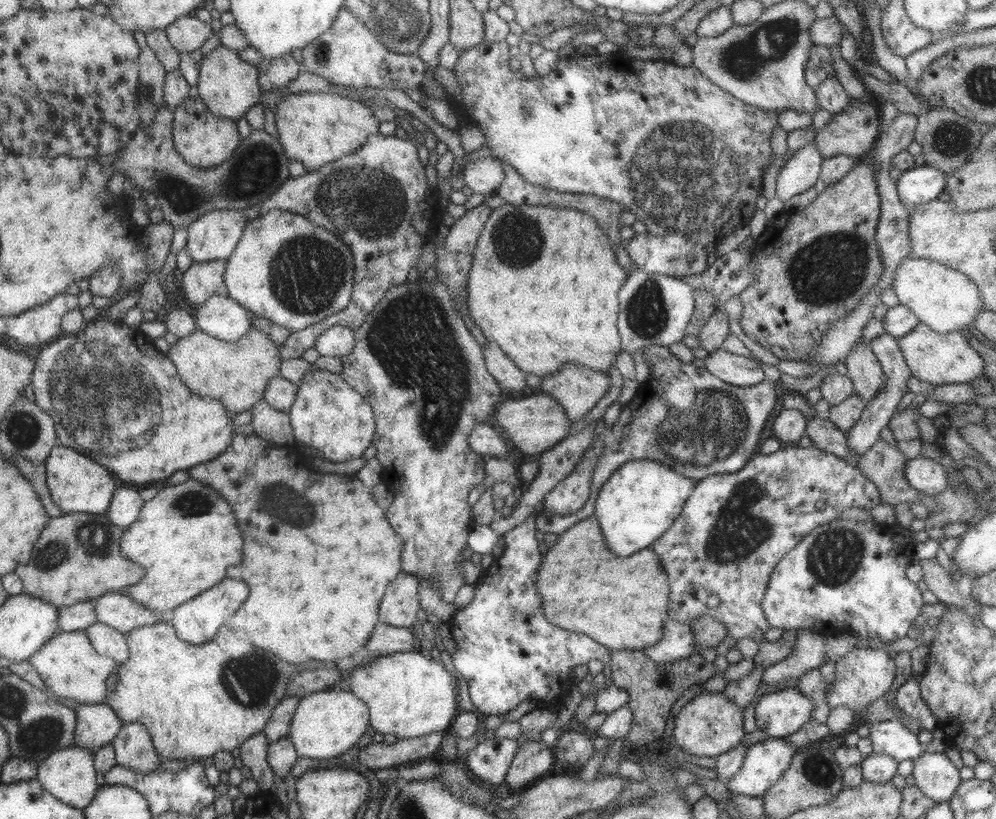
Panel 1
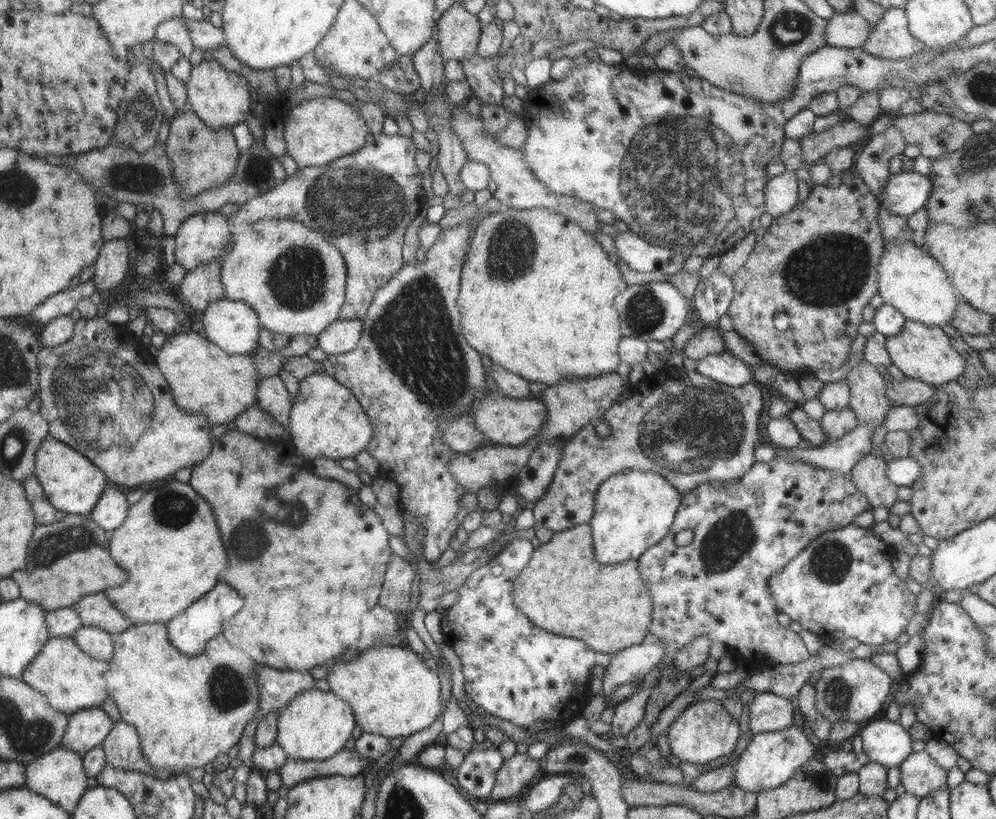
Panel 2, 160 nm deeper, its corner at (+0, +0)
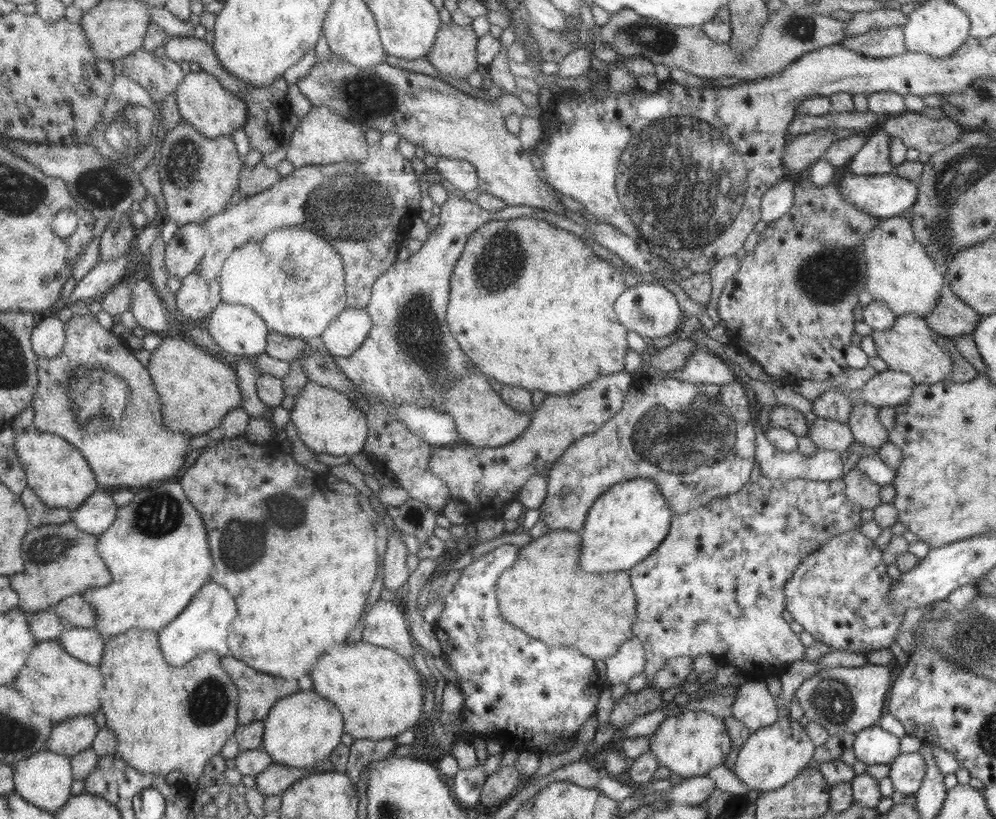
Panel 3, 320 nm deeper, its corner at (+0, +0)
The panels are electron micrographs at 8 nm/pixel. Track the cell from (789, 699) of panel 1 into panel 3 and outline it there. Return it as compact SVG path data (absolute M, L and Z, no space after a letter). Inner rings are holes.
M747 681L737 688L731 716L753 733L774 724L780 716L775 699L768 691L766 681Z

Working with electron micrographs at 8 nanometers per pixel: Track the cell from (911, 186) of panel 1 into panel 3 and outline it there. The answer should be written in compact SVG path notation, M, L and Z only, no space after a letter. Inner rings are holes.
M846 174L839 182L843 199L862 212L879 219L887 219L902 216L904 210L908 210L917 197L917 186L897 175L858 176Z

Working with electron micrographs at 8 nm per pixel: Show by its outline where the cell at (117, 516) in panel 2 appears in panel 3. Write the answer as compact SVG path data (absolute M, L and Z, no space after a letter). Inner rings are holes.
M96 491L83 505L75 508L71 522L84 533L100 535L106 532L116 520L118 506L108 492Z

